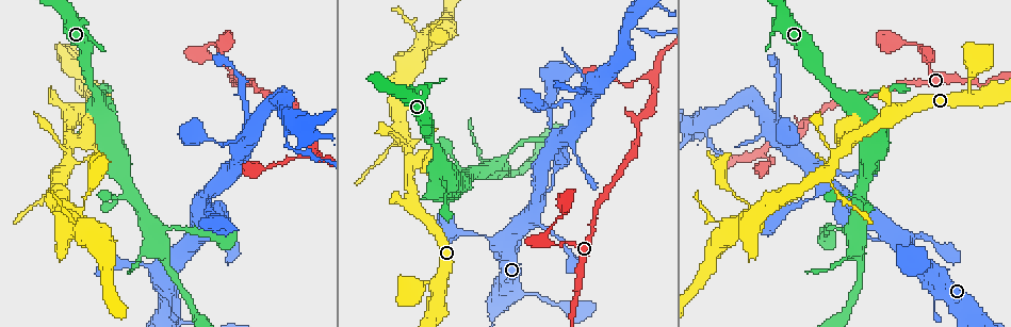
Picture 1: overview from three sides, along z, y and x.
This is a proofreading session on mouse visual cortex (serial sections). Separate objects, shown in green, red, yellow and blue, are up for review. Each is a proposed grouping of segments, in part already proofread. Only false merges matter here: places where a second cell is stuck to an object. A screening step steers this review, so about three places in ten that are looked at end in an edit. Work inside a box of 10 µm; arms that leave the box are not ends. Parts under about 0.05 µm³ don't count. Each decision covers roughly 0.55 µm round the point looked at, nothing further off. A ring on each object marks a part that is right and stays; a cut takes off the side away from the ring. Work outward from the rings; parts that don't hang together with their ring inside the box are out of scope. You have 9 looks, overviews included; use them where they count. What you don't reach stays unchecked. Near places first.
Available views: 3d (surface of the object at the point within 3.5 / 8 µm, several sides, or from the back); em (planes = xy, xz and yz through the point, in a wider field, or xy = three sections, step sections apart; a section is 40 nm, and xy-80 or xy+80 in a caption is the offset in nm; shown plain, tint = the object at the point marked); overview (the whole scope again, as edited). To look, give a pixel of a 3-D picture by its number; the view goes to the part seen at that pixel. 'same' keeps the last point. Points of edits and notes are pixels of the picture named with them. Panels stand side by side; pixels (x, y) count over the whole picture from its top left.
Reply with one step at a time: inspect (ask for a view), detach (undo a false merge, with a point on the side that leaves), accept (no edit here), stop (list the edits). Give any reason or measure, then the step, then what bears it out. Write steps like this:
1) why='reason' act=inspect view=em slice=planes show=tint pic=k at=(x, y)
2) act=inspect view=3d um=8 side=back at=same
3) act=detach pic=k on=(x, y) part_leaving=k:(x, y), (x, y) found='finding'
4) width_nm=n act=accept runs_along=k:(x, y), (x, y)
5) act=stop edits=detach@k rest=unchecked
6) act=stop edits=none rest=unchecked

why='a fork' act=inspect view=3d um=3.5 pic=1 at=(652, 77)

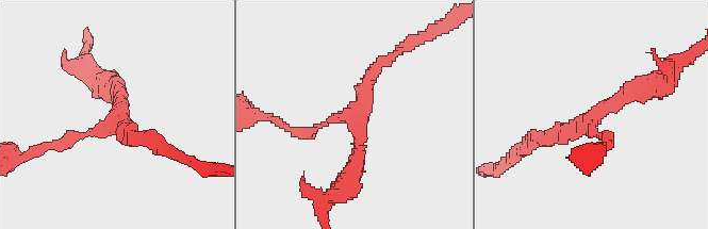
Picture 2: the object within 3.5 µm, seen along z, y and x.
why='shape alone is not enough' act=inspect view=em slice=xy step=1 show=tint pic=2 at=(351, 117)

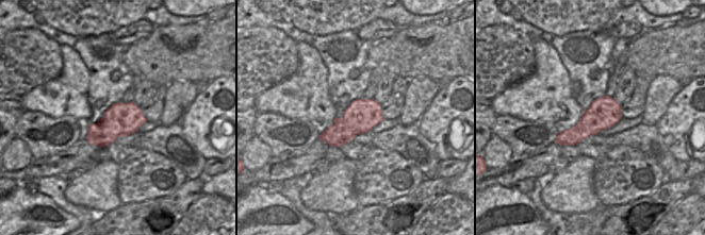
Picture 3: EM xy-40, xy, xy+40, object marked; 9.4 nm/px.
act=accept runs_along=2:(113, 87), (119, 114), (103, 130), (53, 146) found='continuous, no second cell'

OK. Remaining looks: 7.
why='a narrow waist' act=inspect view=3d um=3.5 pic=1 at=(554, 244)

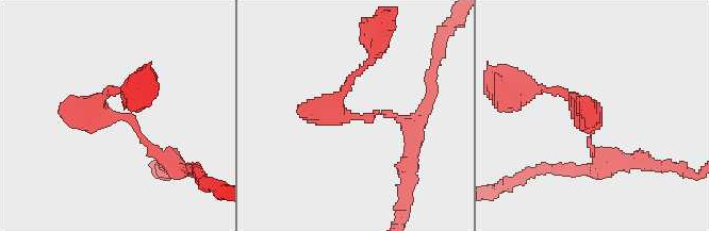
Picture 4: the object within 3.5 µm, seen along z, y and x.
arm_widths_nm=100,150 why='need the tissue' act=inspect view=em slice=planes show=plain pic=4 at=(357, 117)

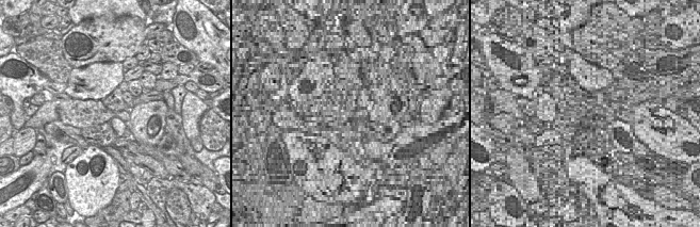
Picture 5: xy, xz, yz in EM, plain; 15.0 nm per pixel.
act=inspect view=em slice=planes show=tint at=same

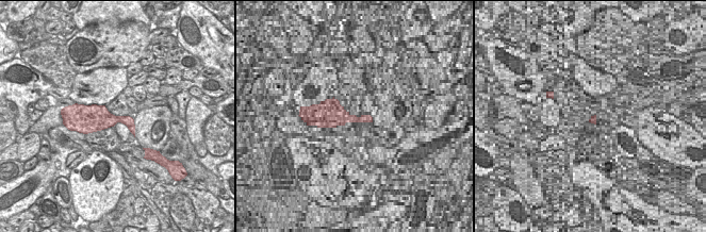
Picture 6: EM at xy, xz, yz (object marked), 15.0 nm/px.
width_nm=340 act=accept runs_along=4:(176, 165), (127, 116), (94, 110), (110, 89) found='all the same cell'

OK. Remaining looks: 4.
act=inspect view=3d um=3.5 pic=1 at=(438, 181)

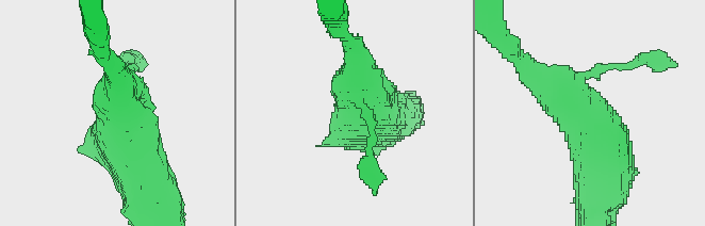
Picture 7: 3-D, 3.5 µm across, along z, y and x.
why='now the EM' act=inspect view=em slice=xy step=3 show=tint pic=7 at=(595, 114)

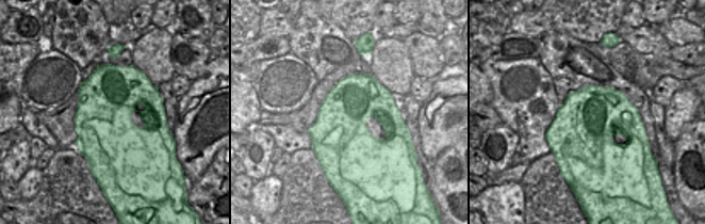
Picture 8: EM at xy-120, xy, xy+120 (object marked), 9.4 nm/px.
why='cut it another way' act=inspect view=em slice=xy step=1 show=tint at=same

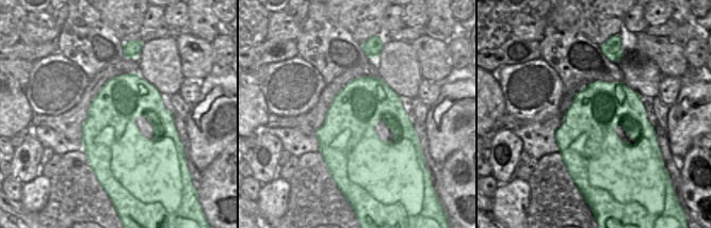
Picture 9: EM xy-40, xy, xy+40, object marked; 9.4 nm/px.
act=accept runs_along=7:(536, 75), (599, 176) found='one cell here'

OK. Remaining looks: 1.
why='a fork' act=inspect view=3d um=3.5 side=back pic=1 at=(593, 86)

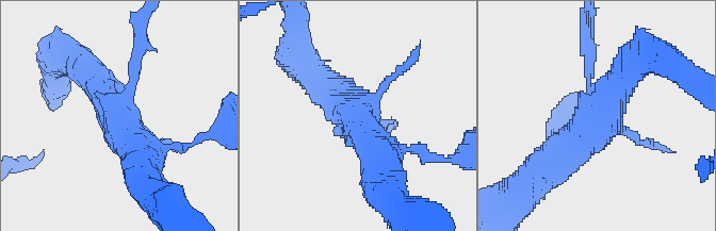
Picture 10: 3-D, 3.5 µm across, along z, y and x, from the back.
act=detach pic=10 on=(591, 48) part_leaving=10:(589, 82), (586, 76), (586, 30) found='two cells meet here'

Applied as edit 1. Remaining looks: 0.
act=stop edits=detach@10 rest=unchecked

